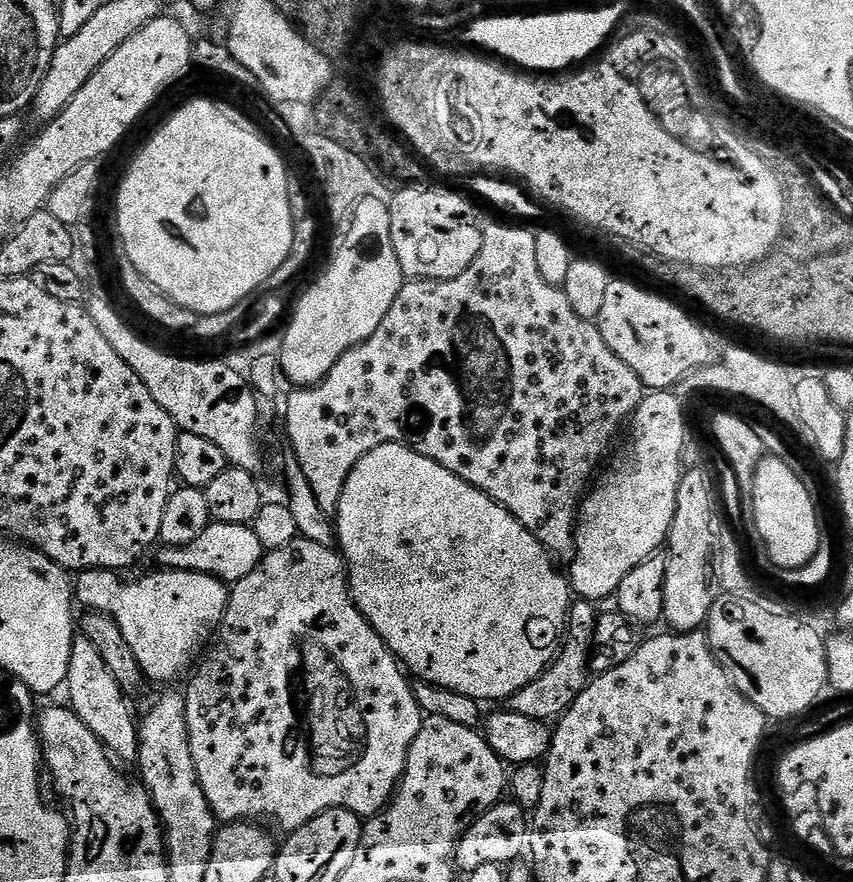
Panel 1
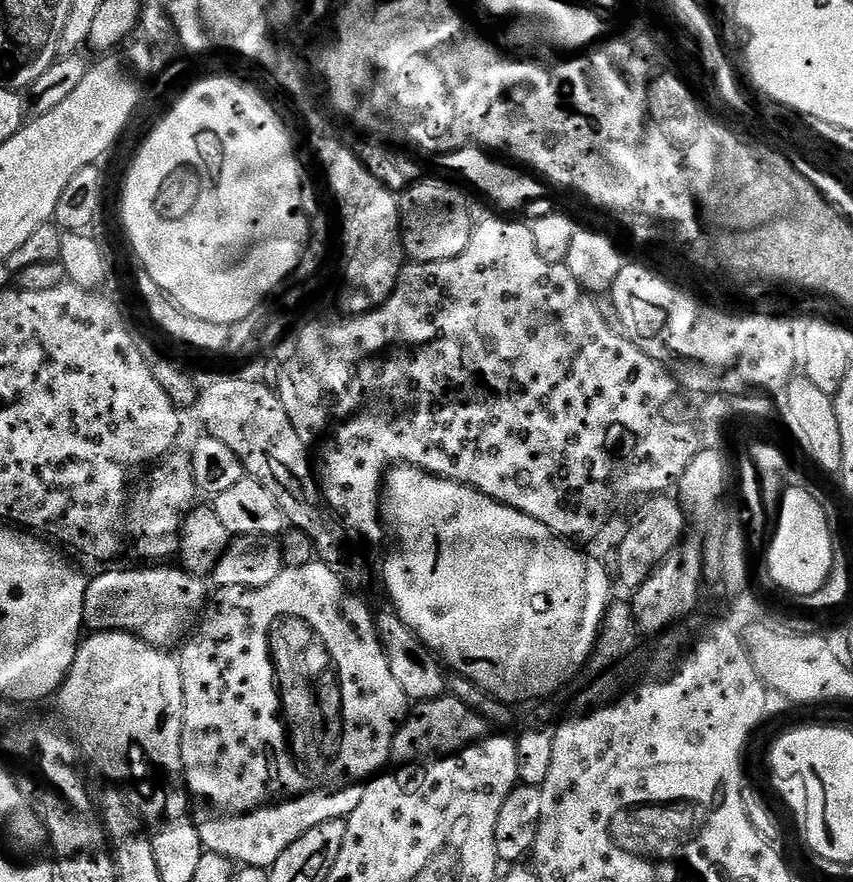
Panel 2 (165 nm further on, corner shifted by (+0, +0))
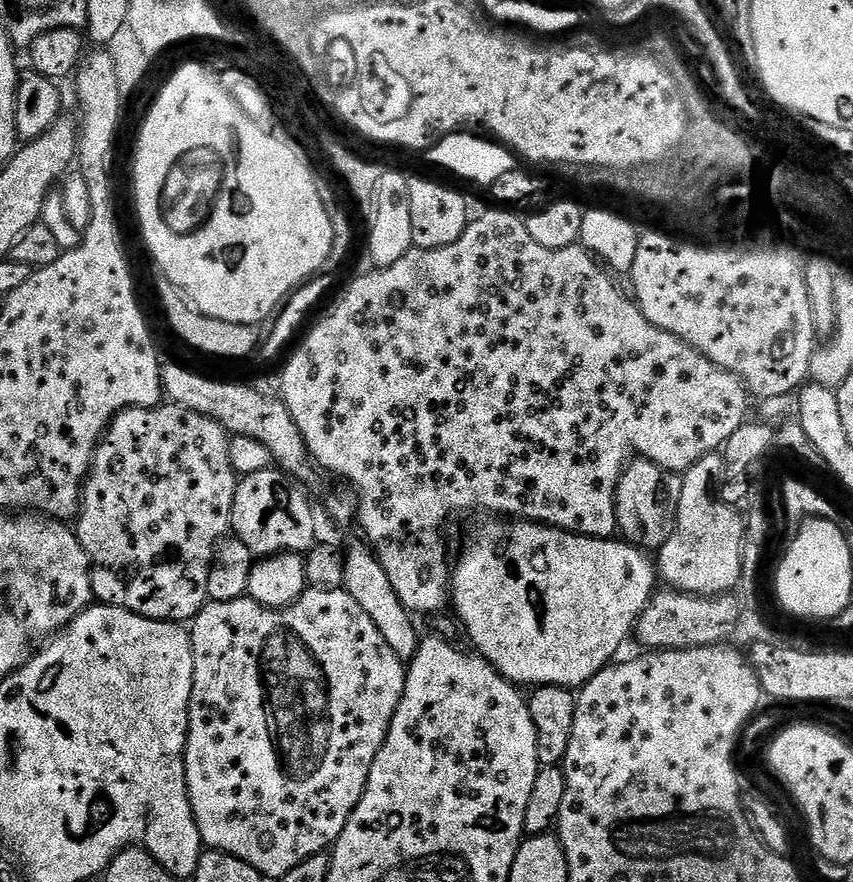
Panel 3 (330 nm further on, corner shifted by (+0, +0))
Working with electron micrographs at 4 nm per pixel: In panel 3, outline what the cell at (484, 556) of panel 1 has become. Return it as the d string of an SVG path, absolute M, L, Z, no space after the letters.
M496 518L493 524L484 524L472 536L472 541L464 548L460 561L455 561L450 572L450 604L456 607L455 619L468 631L472 639L471 647L483 656L505 676L511 684L525 686L558 686L569 690L579 690L593 680L596 675L608 667L621 655L620 647L633 635L638 618L649 600L653 599L658 588L658 568L648 561L647 551L635 548L620 538L597 538L594 536L579 536L576 532L564 532L561 528L550 528L546 524L517 522L512 518Z

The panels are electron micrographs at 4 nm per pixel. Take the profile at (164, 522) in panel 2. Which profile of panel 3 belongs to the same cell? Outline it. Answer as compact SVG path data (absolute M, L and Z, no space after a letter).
M171 402L161 403L159 408L128 408L118 413L104 431L104 436L96 448L92 468L88 472L88 477L84 479L84 490L80 494L80 514L74 521L74 531L92 566L93 597L101 604L130 610L142 618L171 620L179 625L195 620L205 604L209 603L208 583L216 548L221 540L232 532L232 511L237 483L238 477L230 462L230 434L218 422L214 422L214 418L198 414L194 410L186 410Z

